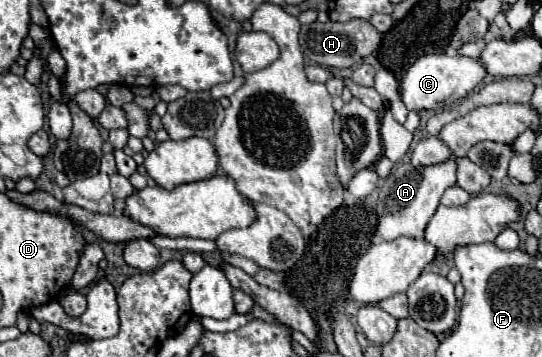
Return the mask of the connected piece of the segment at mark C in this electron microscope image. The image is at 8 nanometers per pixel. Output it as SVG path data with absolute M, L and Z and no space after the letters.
M427 54L411 64L401 80L401 100L407 110L439 110L443 104L453 104L465 98L481 80L485 78L485 68L477 58L447 56L447 54Z

